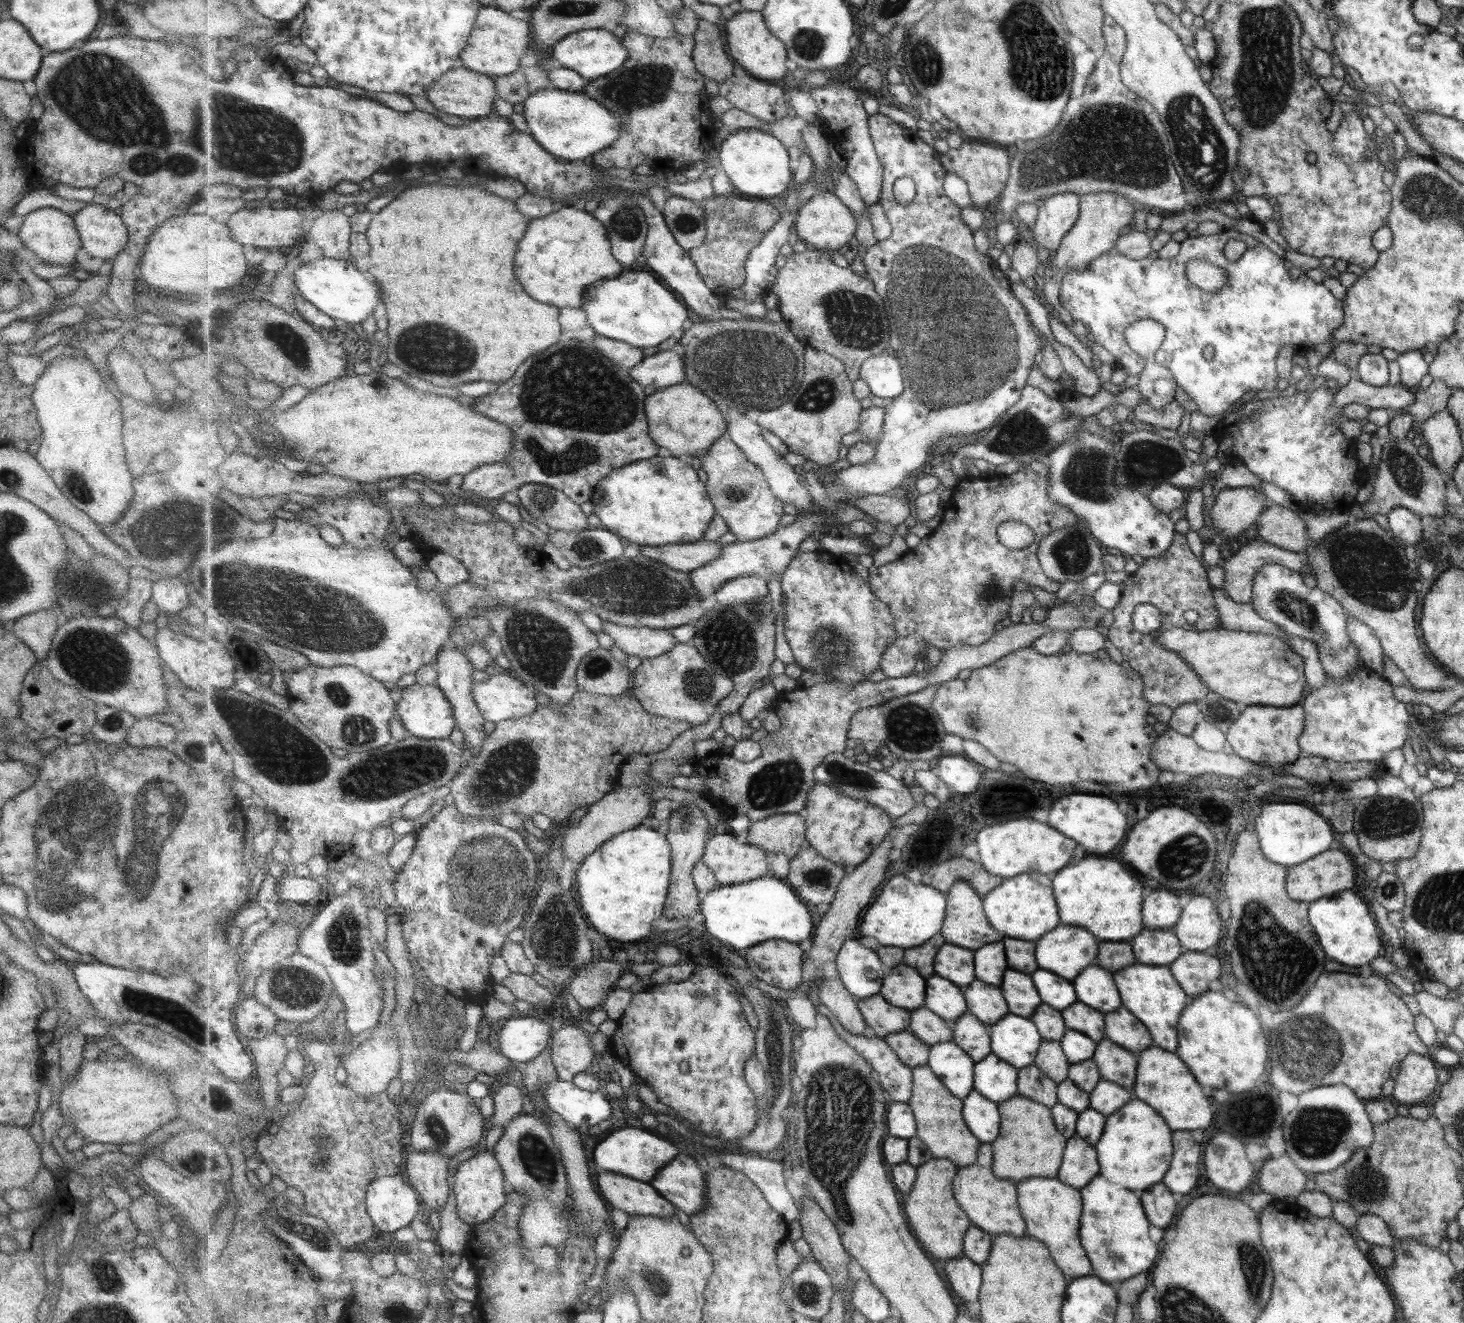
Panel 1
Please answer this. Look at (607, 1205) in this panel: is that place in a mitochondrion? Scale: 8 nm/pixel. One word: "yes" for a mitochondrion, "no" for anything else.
no

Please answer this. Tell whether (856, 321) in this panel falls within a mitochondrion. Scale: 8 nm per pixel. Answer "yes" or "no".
yes

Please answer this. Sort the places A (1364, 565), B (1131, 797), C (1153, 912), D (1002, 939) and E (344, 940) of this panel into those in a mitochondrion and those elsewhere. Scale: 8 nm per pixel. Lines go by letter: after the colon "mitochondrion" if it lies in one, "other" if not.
A: mitochondrion
B: other
C: other
D: other
E: mitochondrion

